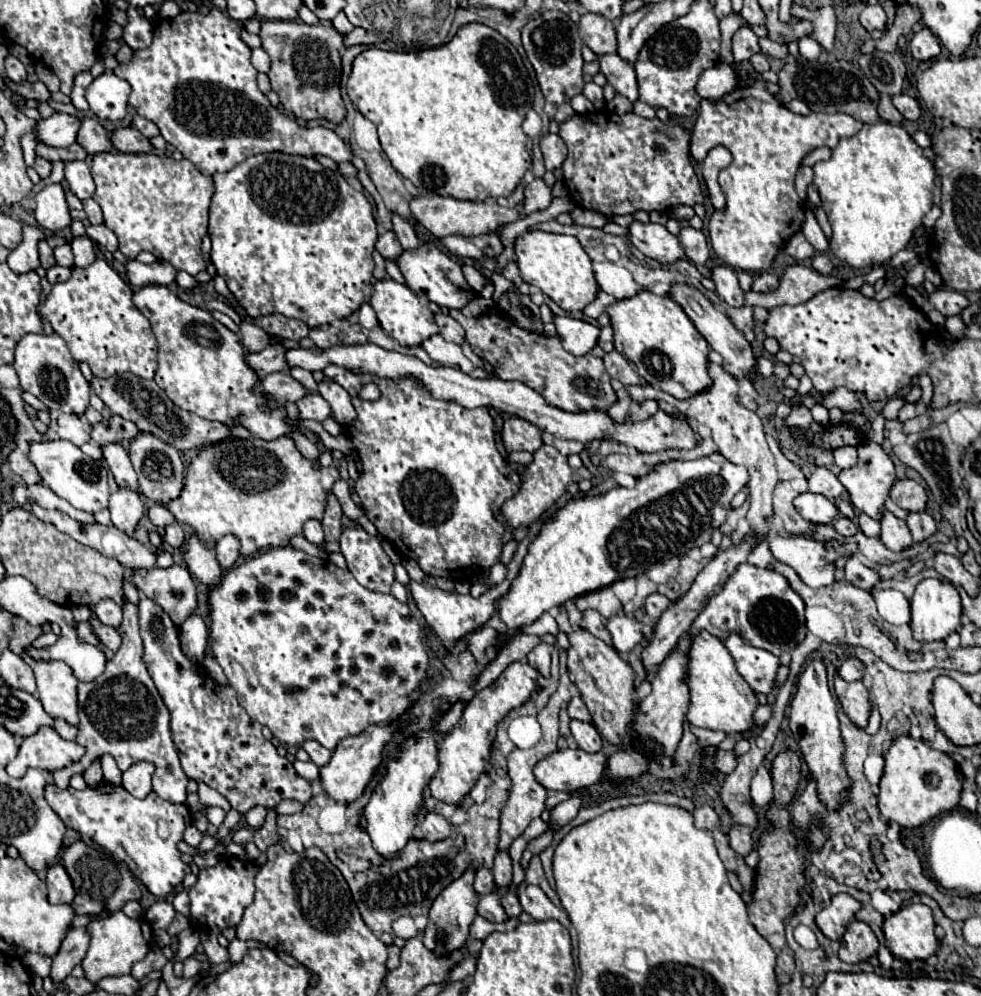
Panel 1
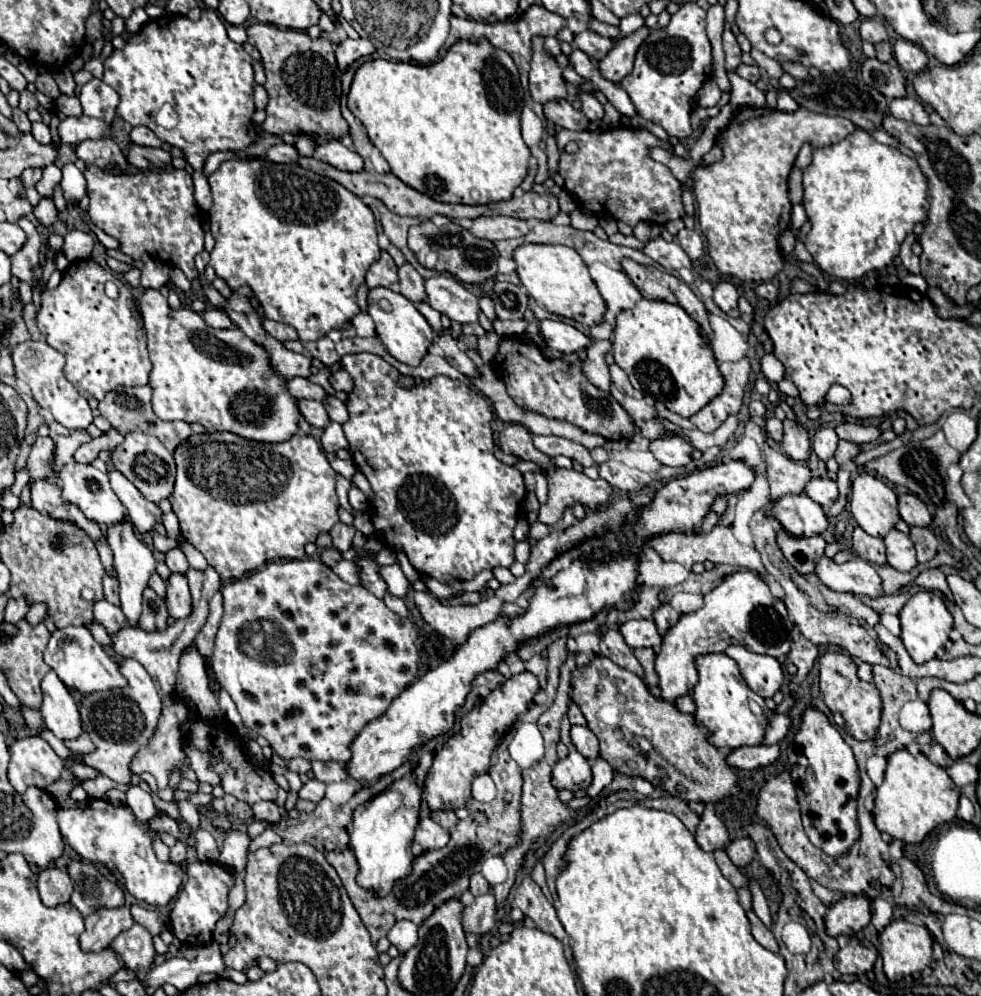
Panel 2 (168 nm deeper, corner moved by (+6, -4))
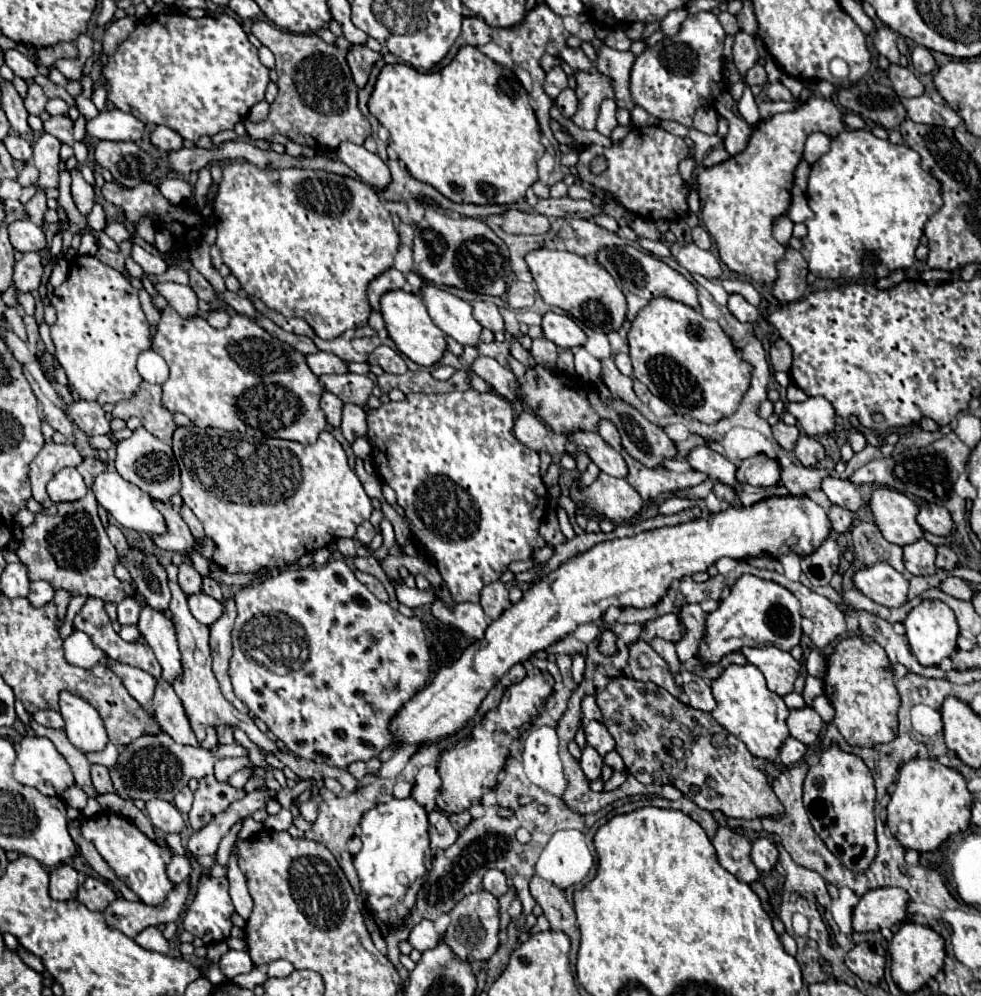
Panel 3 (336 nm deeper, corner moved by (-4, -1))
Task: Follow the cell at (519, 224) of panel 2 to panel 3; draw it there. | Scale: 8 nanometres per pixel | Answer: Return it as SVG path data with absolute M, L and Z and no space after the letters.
M509 210L503 214L503 230L507 234L545 234L549 232L549 218L535 212Z

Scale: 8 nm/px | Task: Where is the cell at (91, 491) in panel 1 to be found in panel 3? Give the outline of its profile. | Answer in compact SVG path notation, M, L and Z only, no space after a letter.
M107 470L103 474L97 476L95 484L93 484L93 492L97 496L97 502L127 530L135 530L139 534L149 534L149 536L157 536L157 534L165 534L167 532L167 524L163 514L153 506L153 500L149 498L149 494L145 494L141 488L133 486L131 482L123 480L115 470Z

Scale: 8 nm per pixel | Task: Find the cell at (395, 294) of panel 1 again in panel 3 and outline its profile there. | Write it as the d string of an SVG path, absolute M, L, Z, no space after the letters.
M403 290L387 292L381 298L381 316L387 324L387 332L389 332L391 340L395 342L397 350L403 352L409 360L413 360L419 366L433 366L443 358L443 352L447 350L445 334L433 324L433 320L429 318L429 314L425 310L425 304L421 302L419 296L403 292Z

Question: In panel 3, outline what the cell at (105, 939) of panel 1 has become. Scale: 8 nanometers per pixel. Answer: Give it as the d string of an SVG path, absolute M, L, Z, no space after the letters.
M149 926L145 928L137 938L135 942L147 950L155 950L155 952L161 952L161 954L167 954L169 952L169 942L165 940L165 936L161 934L161 930L157 926Z

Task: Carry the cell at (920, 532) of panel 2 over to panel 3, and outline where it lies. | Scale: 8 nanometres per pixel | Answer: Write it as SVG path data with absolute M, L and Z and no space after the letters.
M939 546L937 548L937 568L943 568L945 572L951 572L959 566L959 560L955 556L955 552L951 548L945 548L945 546Z

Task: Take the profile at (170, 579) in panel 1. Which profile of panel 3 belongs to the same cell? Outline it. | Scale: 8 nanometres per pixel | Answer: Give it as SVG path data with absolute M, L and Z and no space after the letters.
M203 592L189 596L189 608L191 608L191 614L205 626L211 626L213 622L217 622L217 618L221 618L221 614L225 612L223 602L217 602L215 598Z

